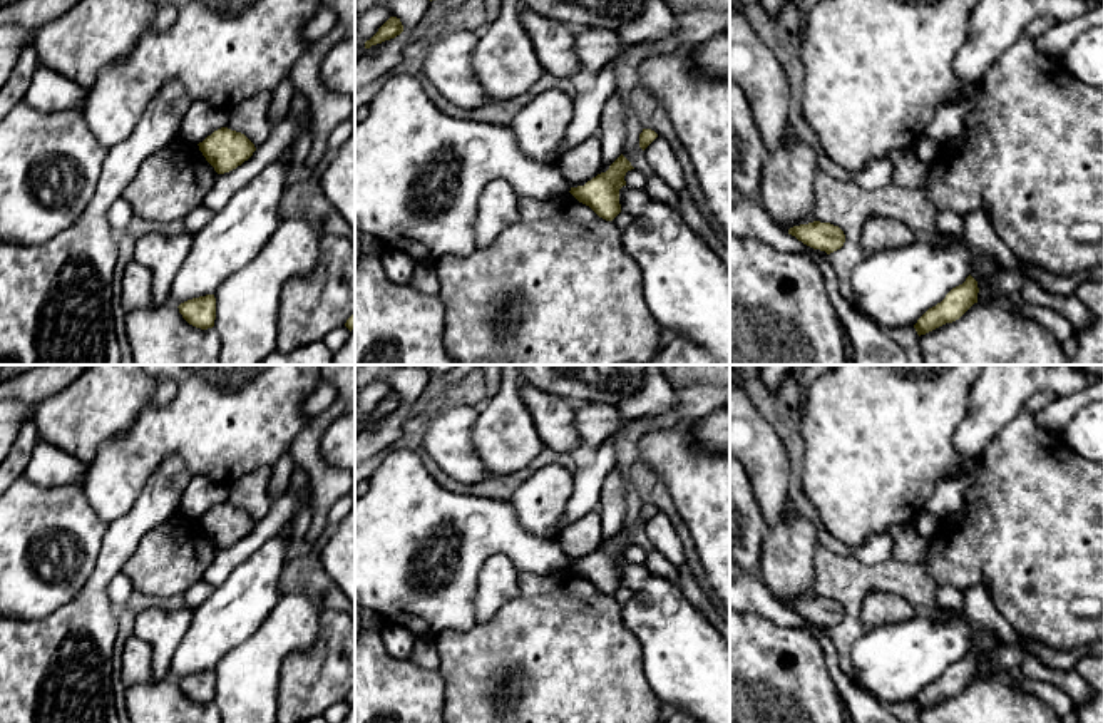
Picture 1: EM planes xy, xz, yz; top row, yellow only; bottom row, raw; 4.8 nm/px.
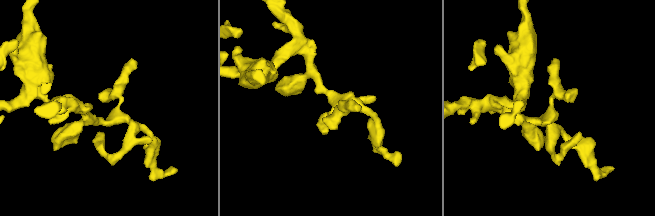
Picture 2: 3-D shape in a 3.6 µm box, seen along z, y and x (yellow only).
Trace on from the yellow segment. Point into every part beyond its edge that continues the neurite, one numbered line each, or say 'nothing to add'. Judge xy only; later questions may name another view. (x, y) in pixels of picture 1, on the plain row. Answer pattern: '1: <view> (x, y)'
nothing to add

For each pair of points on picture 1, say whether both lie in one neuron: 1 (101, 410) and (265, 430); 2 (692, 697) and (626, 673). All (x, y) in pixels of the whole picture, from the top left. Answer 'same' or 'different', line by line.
1: different
2: different

